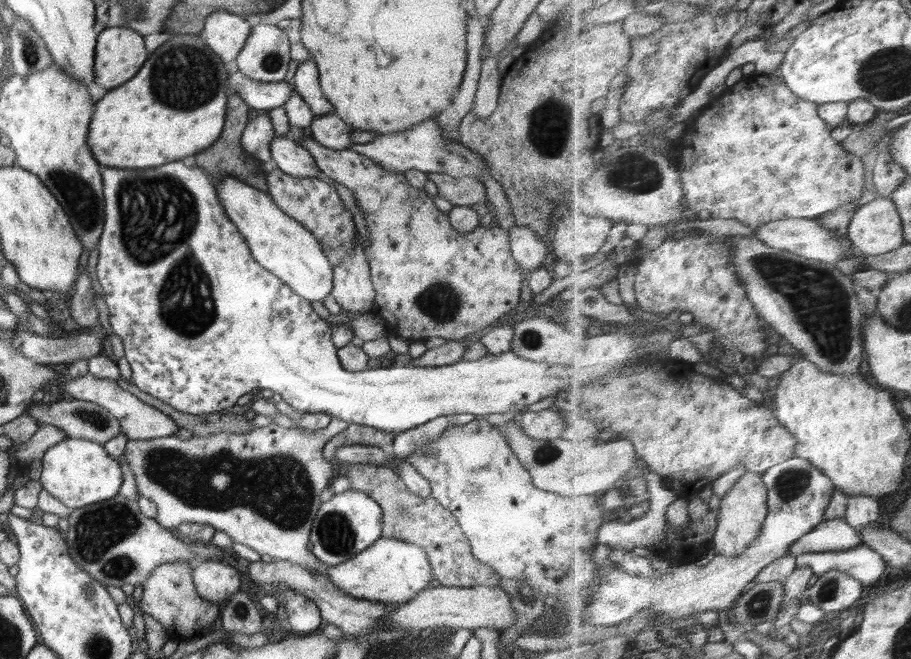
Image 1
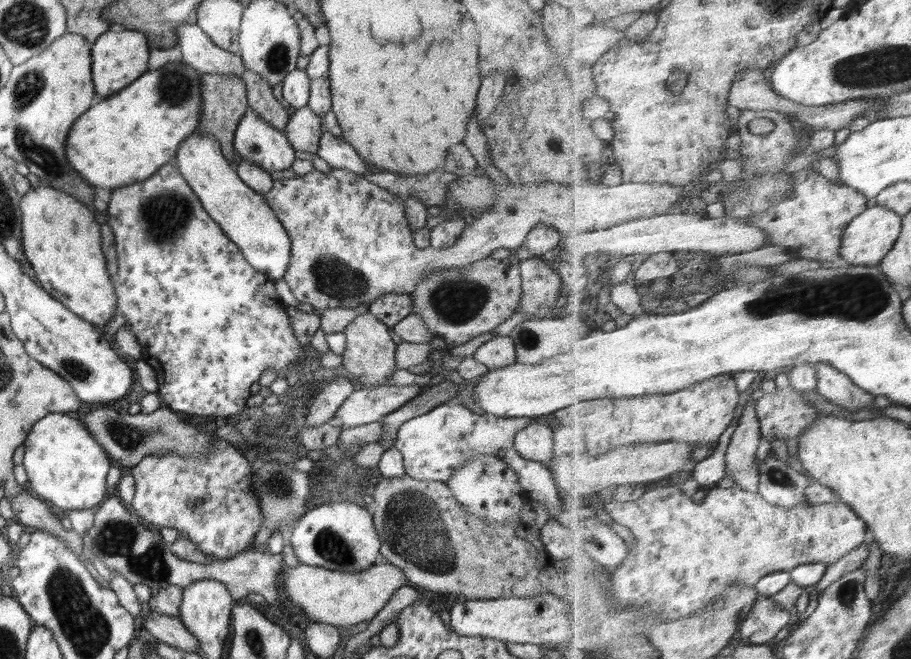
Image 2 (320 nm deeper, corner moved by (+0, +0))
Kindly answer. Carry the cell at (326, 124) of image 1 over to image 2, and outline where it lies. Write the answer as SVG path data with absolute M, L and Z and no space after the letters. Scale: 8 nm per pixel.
M306 106L289 116L284 134L296 151L315 154L324 131L323 119Z

